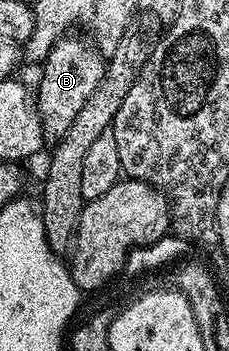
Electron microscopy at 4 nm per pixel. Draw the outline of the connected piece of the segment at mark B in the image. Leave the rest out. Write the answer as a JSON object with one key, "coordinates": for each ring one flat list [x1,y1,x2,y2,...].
{"coordinates":[[67,34,57,40,52,50,46,55,41,65,42,77,38,80,38,92,36,88,36,103,38,105,38,117,42,123,42,134,47,141,57,142,64,138,68,126,80,114,84,102,92,98,92,90,100,86,100,82,106,73,106,60,101,52,94,47,89,39]]}

